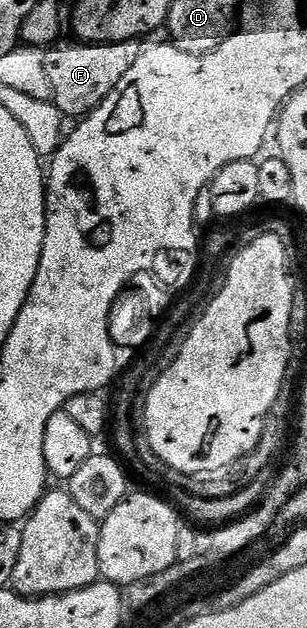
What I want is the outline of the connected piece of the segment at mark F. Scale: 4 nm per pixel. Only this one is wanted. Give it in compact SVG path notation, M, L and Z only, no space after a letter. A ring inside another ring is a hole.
M81 40L59 41L45 51L44 68L52 80L52 103L67 119L81 120L93 112L120 84L124 72L136 64L144 46L141 41L83 42Z

